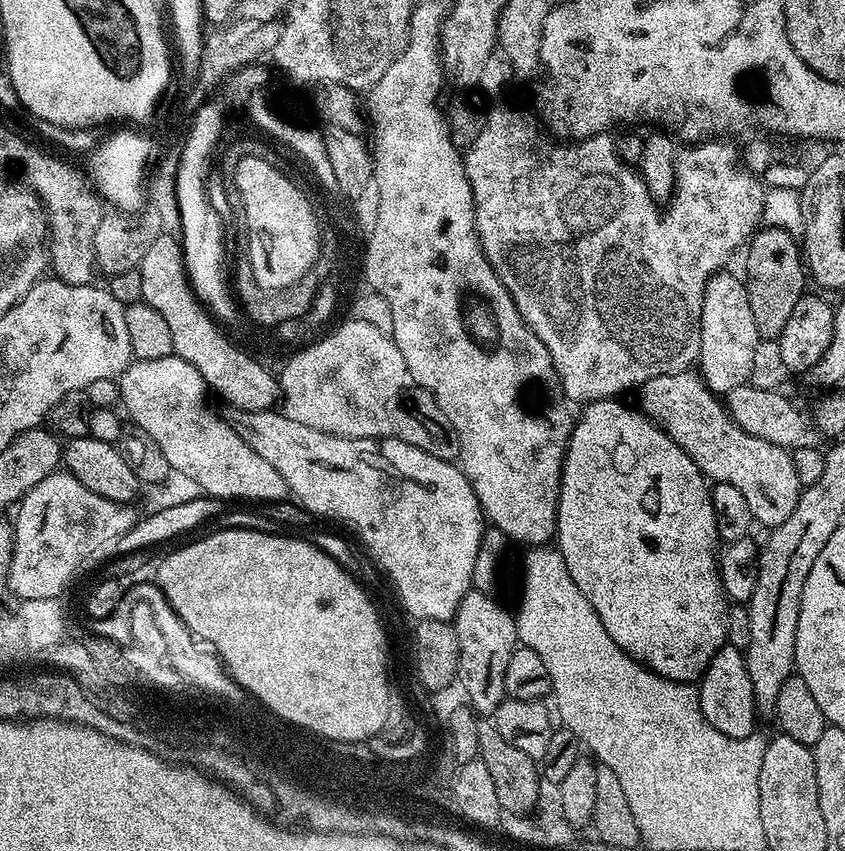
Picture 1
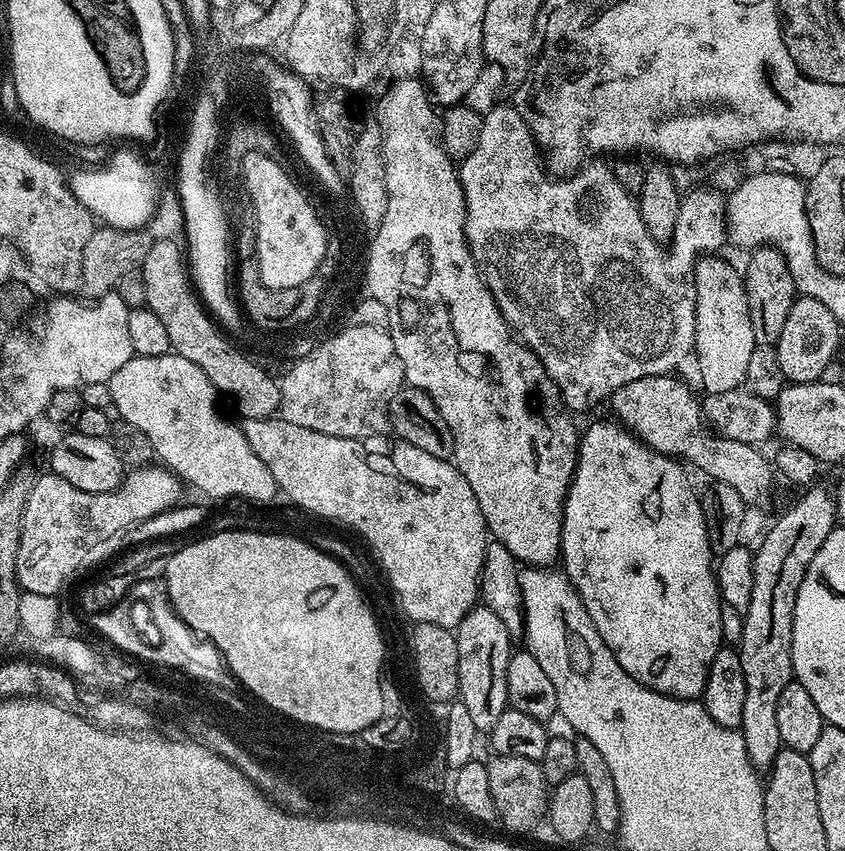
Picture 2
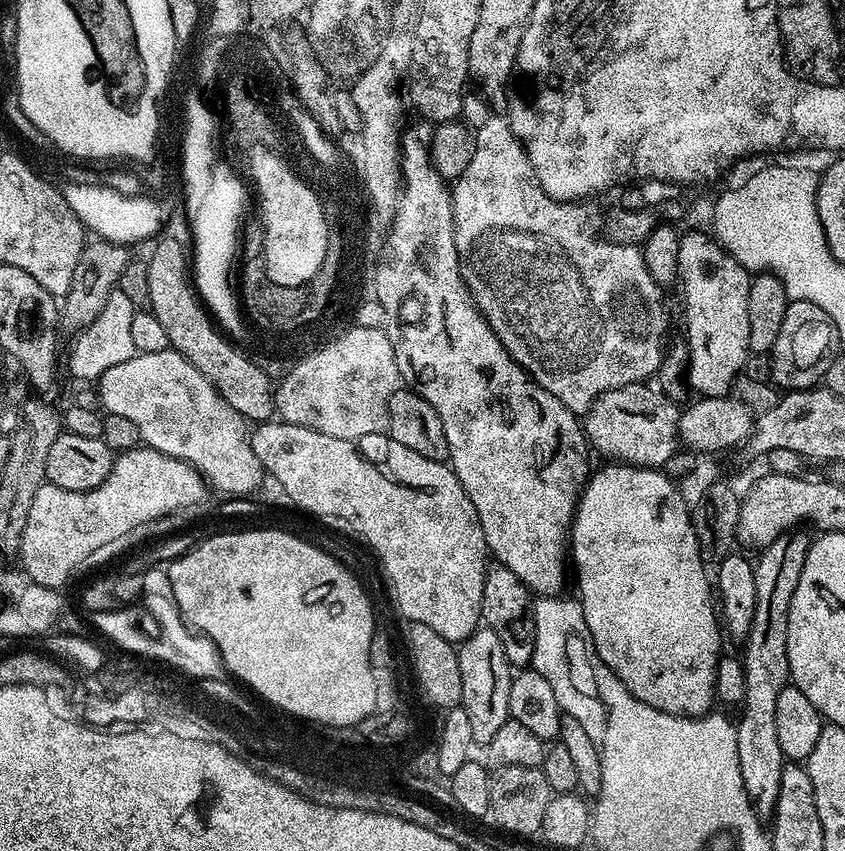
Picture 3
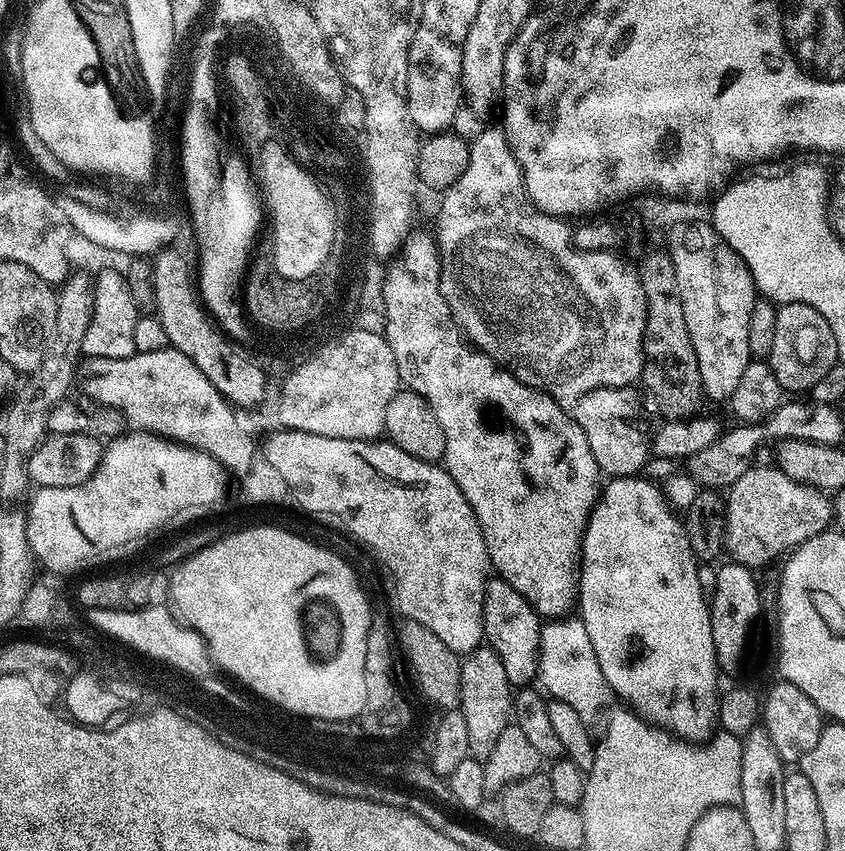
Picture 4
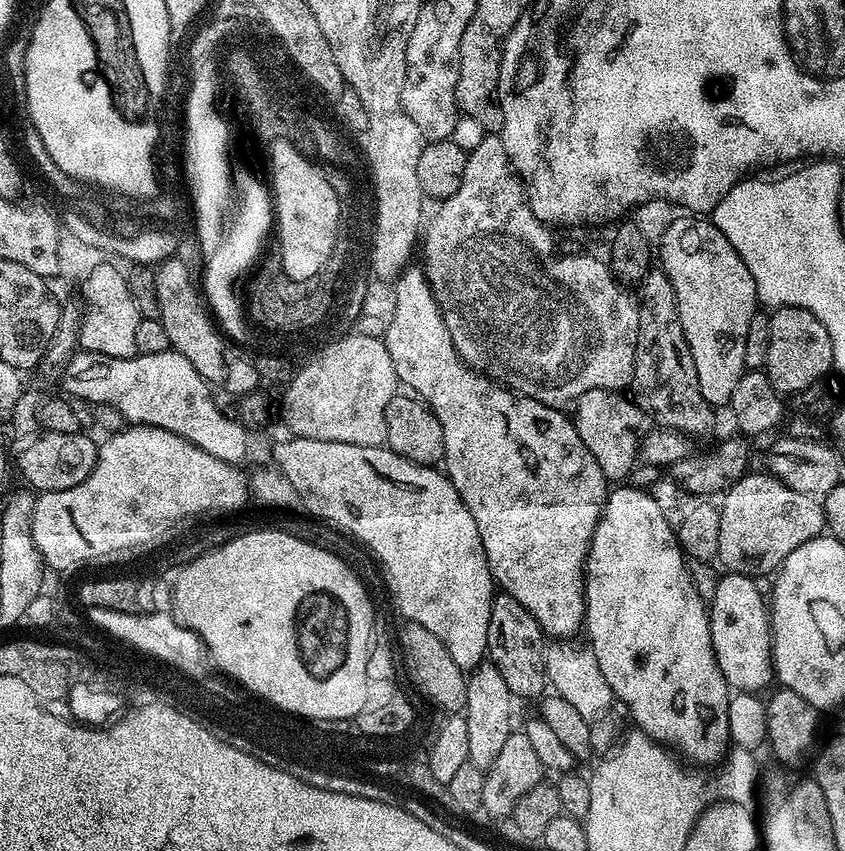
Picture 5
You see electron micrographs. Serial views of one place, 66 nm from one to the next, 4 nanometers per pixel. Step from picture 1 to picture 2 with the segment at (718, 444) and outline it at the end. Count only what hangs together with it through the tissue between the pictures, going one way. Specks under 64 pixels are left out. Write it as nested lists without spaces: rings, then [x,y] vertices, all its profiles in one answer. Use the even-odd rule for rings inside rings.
[[[669,374],[626,382],[626,386],[619,388],[610,397],[611,415],[641,444],[663,456],[683,458],[698,471],[705,472],[709,481],[717,480],[734,486],[734,490],[742,494],[745,505],[758,503],[772,488],[773,465],[767,459],[764,461],[764,456],[760,453],[763,451],[757,445],[734,442],[713,432],[705,421],[698,396],[696,400],[695,394],[676,378]]]

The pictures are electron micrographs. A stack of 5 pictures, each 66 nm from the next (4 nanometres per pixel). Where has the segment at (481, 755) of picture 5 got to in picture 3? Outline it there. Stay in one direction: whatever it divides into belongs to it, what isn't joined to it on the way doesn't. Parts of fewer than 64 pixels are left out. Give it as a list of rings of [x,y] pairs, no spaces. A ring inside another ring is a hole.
[[[487,626],[477,627],[458,644],[458,671],[462,673],[462,698],[460,704],[470,717],[470,731],[474,734],[473,745],[486,746],[494,734],[510,717],[510,686],[514,669],[502,650],[502,641]]]

